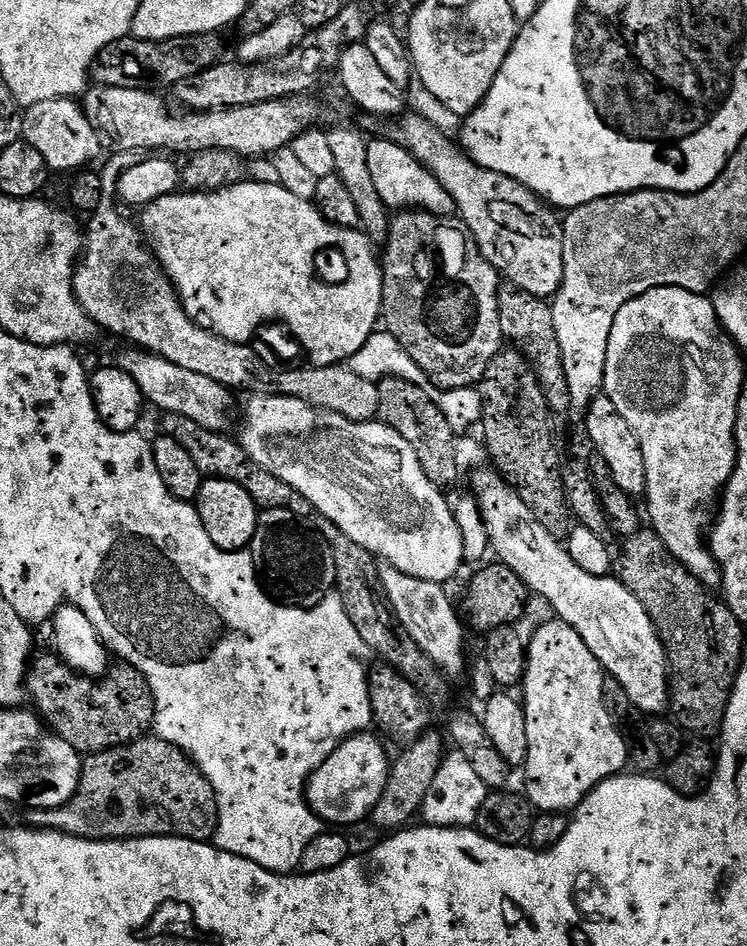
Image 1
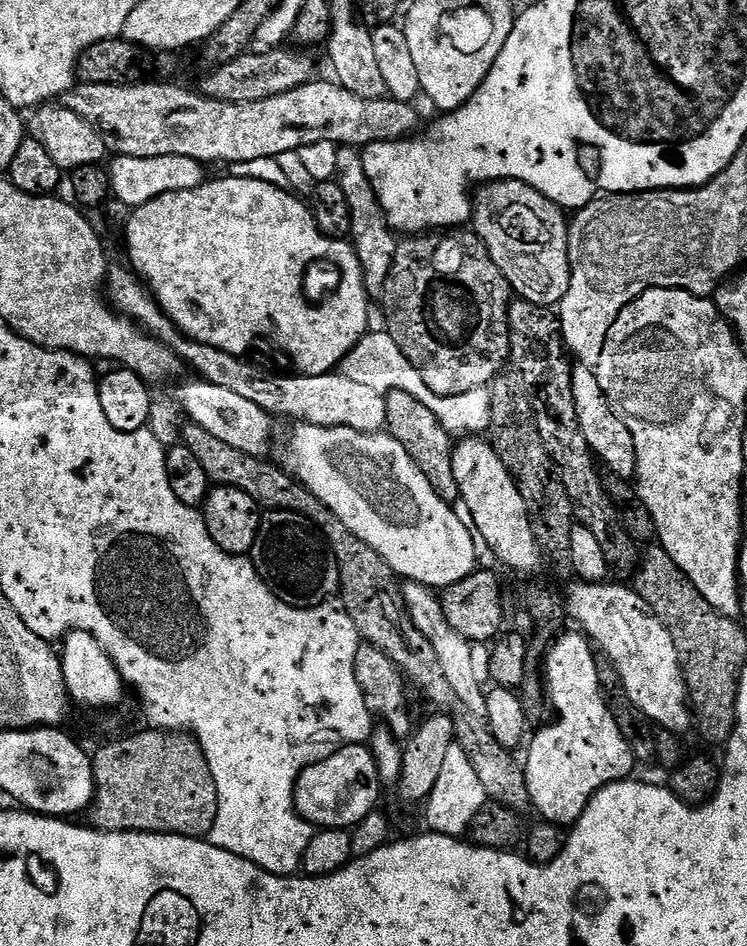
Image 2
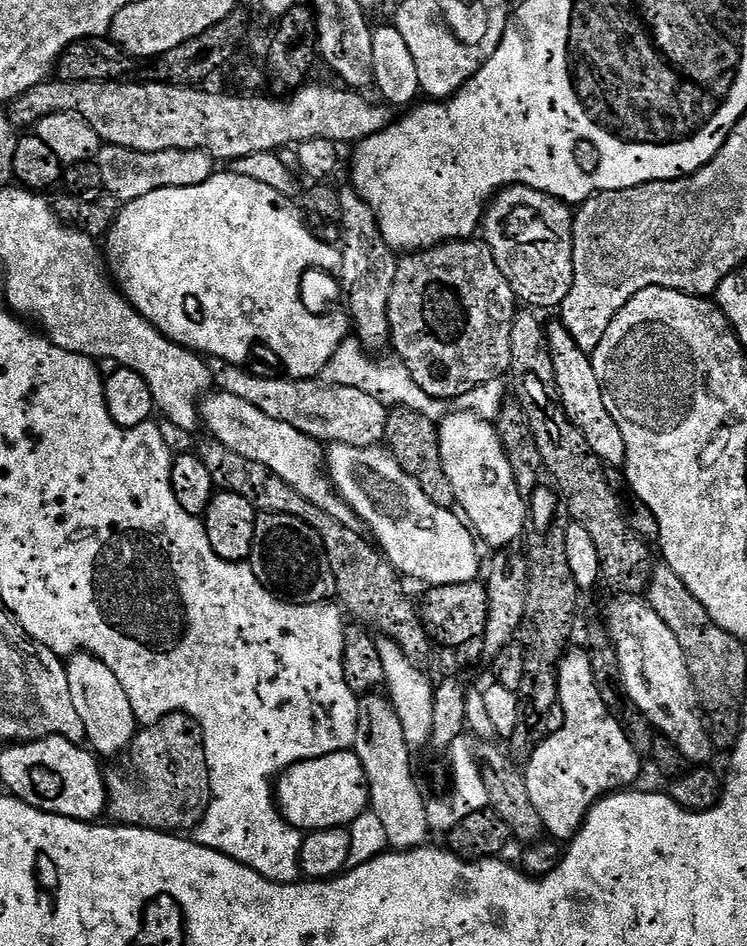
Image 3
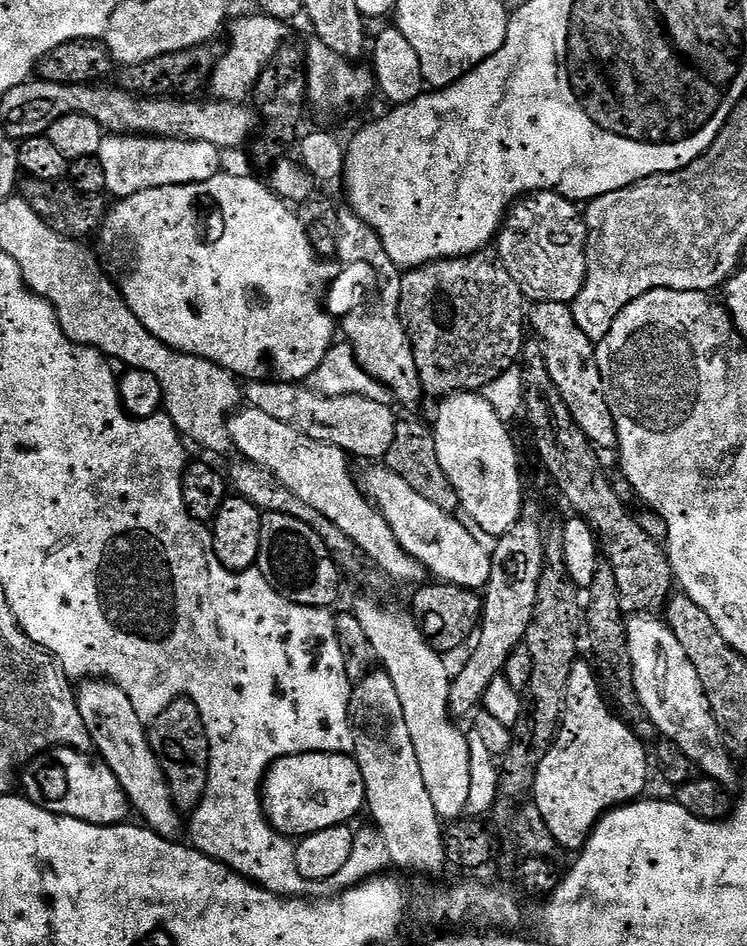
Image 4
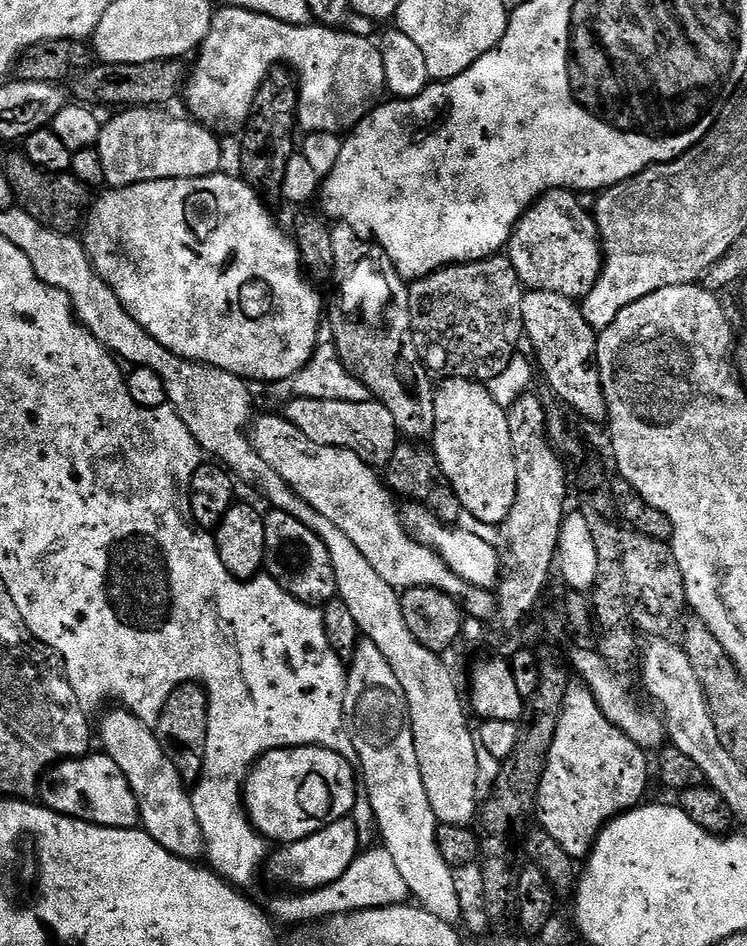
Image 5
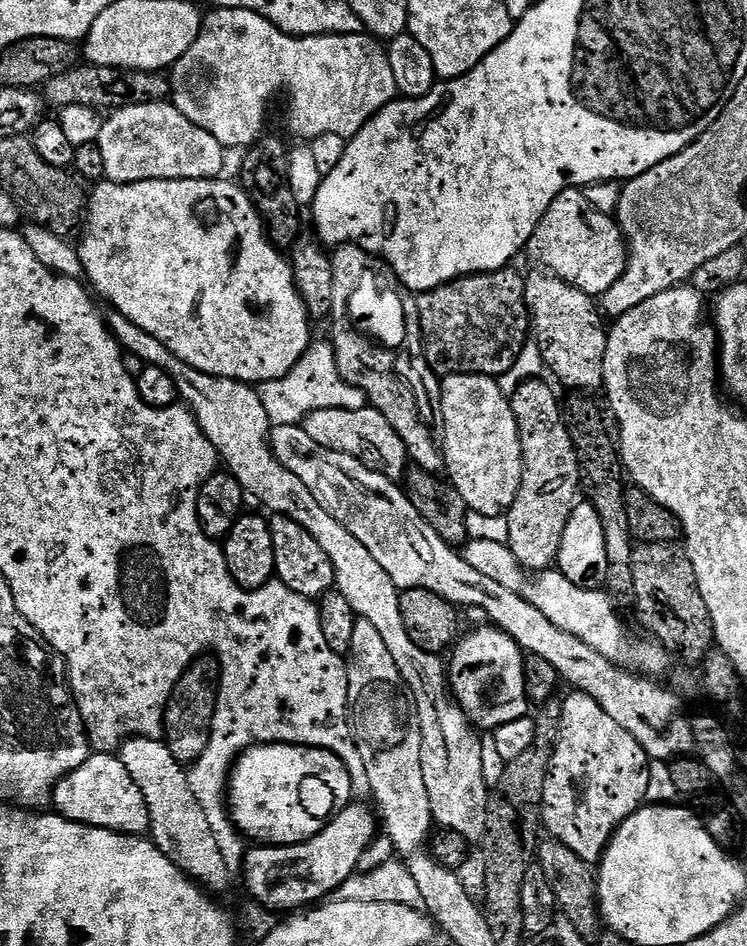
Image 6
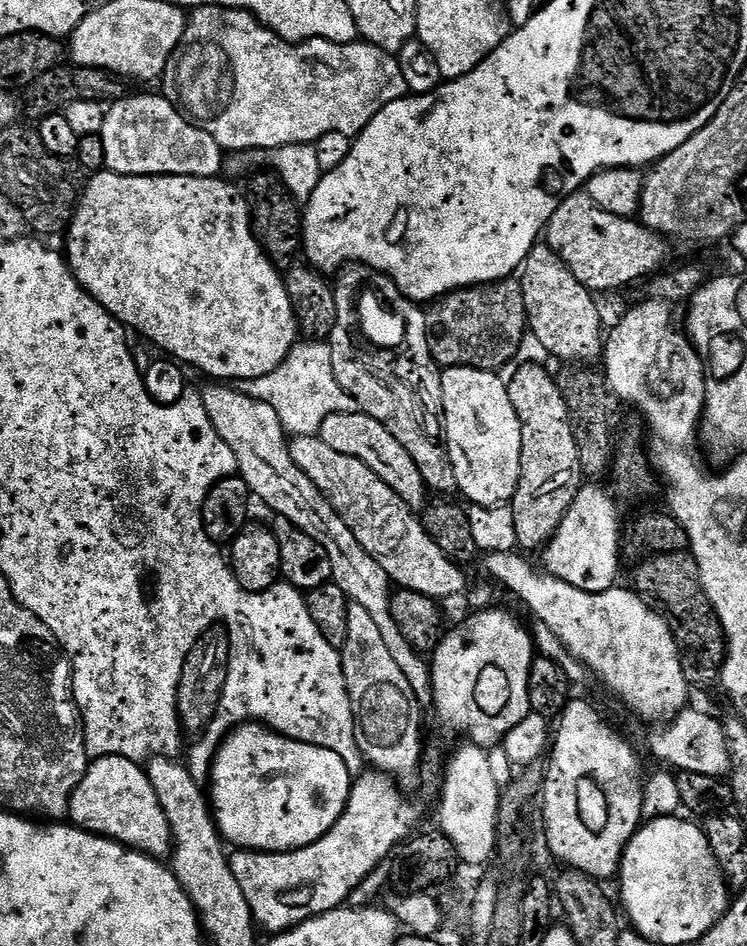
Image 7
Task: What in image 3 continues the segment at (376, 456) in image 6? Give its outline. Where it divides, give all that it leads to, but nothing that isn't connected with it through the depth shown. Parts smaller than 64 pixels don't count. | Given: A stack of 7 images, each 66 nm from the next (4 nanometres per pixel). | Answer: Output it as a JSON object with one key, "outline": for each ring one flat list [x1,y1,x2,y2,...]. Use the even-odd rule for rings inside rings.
{"outline":[[212,360,210,367,212,369,212,379,215,387,219,391,226,394,234,394,234,398,243,398,245,402,250,402,250,406,258,406,258,410,262,410,262,414,267,414,269,418,278,418,278,422,286,422,286,426,294,426,294,430,298,430,302,434,306,434,311,440,319,440,325,445,331,446,334,444,345,444,346,446,362,446,363,448,377,447,386,437,386,422,388,421,389,409,382,406,382,402,378,402,378,398,370,398,370,394,362,394,362,390,350,390,350,386,334,386,326,384,319,379,313,378,310,380,294,380,291,378,283,378,279,380,276,376,255,376,252,372,244,372,245,370,239,364,228,364,225,360]]}

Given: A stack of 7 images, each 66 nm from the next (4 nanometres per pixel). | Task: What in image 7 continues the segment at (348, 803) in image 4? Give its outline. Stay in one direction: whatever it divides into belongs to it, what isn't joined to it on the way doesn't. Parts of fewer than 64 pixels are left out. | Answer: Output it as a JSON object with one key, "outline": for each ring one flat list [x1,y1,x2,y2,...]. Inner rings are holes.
{"outline":[[249,722,233,728,216,750,210,773,210,807,216,828,229,845,257,852,292,852,318,842,331,830,348,804,353,783,353,773,334,750,298,742]]}

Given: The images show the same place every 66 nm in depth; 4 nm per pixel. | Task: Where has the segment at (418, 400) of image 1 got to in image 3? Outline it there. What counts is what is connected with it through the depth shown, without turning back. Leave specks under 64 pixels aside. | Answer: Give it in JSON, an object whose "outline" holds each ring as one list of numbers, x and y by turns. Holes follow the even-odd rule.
{"outline":[[393,408,389,411,386,422,386,447,393,458,404,467,422,486,424,493,438,506,455,509,457,507,454,486,450,486,450,478,446,478,446,470,442,466,440,453,440,429,437,421,426,418,409,408]]}

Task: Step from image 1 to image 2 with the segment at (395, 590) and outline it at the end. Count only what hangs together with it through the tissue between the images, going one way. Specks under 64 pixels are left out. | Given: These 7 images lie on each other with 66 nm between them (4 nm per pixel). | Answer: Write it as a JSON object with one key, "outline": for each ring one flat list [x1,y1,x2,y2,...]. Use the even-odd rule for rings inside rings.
{"outline":[[411,582,405,583,403,588,402,603,408,617,412,619,414,626,422,634,426,634,430,646,434,646,434,654,438,654,438,662,442,665,442,671,445,672,446,679,450,681,450,686,456,697,460,699,461,705,467,712,472,712,481,718,486,717,488,698,485,685,479,684,476,675,473,675,472,641,462,638,462,634,458,634,458,630,454,630,454,626,450,626,450,622,446,622,446,614,442,610,440,596,433,589,427,588,424,584]]}

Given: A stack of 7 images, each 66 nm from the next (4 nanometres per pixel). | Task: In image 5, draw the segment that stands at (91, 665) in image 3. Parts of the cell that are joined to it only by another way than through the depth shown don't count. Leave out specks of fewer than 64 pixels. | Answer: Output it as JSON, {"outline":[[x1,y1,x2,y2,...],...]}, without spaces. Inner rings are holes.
{"outline":[[123,706,109,708,112,709,100,720,100,728,98,724,98,740,104,743,103,755,114,758,118,770,126,774,126,782,130,782,134,798,138,798,143,831,148,832,158,846,166,846,170,854,183,860,199,861,205,855,202,826,198,826,186,782,181,779,174,762,166,758,155,731,149,725,143,724]]}

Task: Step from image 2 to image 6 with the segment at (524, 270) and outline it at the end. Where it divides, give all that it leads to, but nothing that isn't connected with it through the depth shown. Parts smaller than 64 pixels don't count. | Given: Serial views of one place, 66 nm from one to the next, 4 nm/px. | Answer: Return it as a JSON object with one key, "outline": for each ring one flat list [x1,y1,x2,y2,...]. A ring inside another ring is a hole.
{"outline":[[567,188,562,194,558,194,558,198,554,198,554,202,550,202,550,210,542,214,526,252,540,263,537,265,541,269,551,272,553,276,593,298,603,297,604,292,610,290,614,282,618,282,618,278,622,276,628,265,628,246,620,232,619,224,609,213,593,208,579,188]]}

